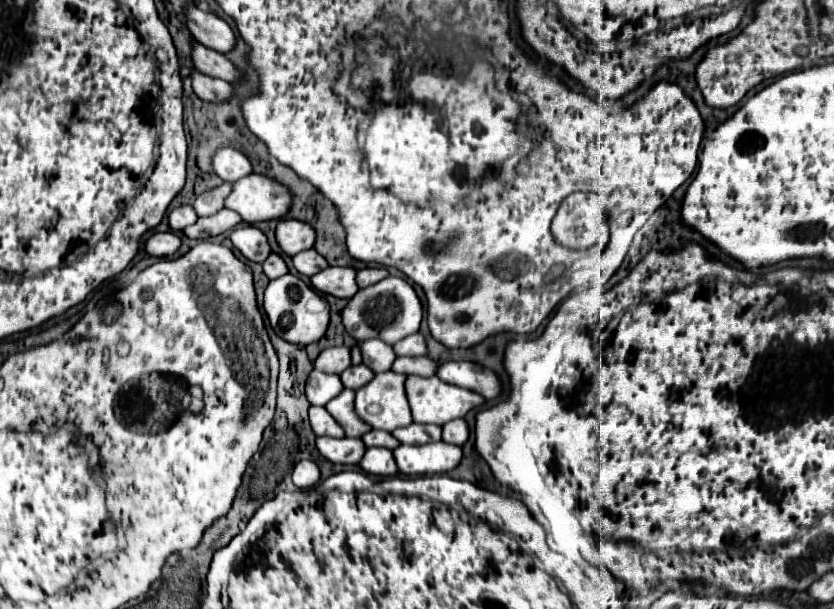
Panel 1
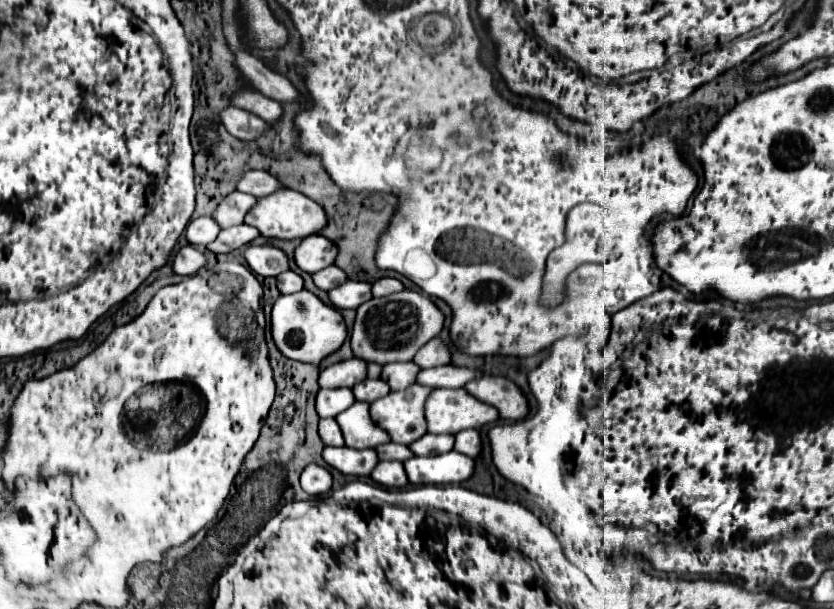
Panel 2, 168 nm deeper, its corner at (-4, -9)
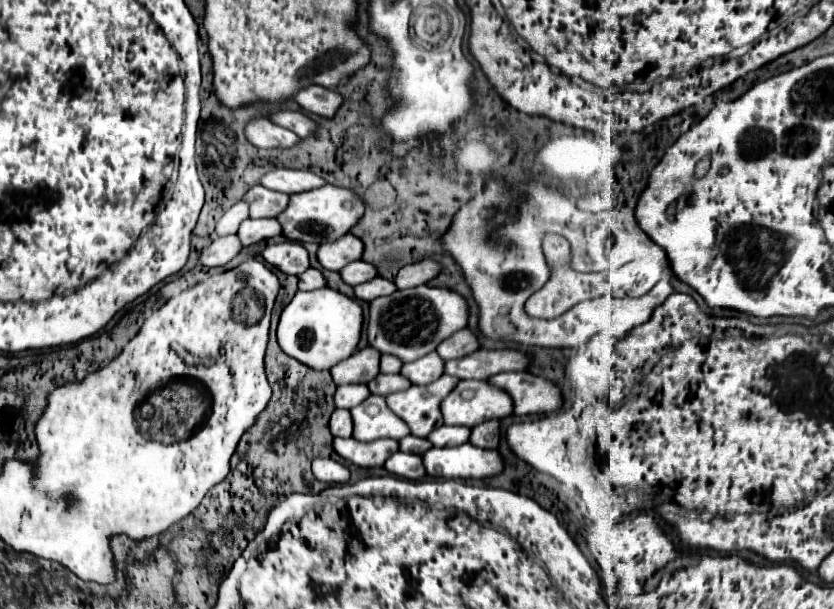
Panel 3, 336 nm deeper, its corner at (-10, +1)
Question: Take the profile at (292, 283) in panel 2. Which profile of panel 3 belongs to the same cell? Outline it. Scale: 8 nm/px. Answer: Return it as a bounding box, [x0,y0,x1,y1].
[298,268,324,290]

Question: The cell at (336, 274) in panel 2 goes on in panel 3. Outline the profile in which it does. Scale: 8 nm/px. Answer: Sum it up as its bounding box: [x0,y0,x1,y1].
[340,260,376,286]

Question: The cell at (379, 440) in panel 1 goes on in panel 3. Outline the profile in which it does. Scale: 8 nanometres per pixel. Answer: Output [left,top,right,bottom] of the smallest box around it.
[398,436,432,454]

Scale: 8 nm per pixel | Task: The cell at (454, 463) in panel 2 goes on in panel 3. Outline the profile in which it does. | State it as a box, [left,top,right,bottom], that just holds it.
[422,442,502,478]

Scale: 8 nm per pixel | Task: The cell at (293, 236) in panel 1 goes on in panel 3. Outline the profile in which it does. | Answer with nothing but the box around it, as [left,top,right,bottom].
[318,234,362,270]

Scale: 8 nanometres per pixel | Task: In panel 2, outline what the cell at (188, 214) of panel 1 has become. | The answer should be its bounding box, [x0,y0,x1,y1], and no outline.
[186,218,222,246]

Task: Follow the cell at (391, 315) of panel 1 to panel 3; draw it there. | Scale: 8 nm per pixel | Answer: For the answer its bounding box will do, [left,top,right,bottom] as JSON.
[368,286,468,362]

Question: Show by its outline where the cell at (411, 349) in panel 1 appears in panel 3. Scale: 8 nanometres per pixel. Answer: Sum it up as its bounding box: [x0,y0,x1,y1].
[436,330,478,360]

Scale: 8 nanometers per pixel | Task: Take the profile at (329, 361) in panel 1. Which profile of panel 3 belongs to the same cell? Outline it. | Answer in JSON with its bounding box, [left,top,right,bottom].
[330,346,380,386]

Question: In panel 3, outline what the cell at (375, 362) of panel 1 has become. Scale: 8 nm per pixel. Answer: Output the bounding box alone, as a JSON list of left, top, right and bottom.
[400,352,444,384]

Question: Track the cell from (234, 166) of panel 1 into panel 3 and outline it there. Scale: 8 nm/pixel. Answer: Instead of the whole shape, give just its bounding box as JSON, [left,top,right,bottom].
[260,168,326,194]

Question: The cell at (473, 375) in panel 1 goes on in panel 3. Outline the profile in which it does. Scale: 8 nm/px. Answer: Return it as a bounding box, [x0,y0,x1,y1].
[488,372,562,416]

